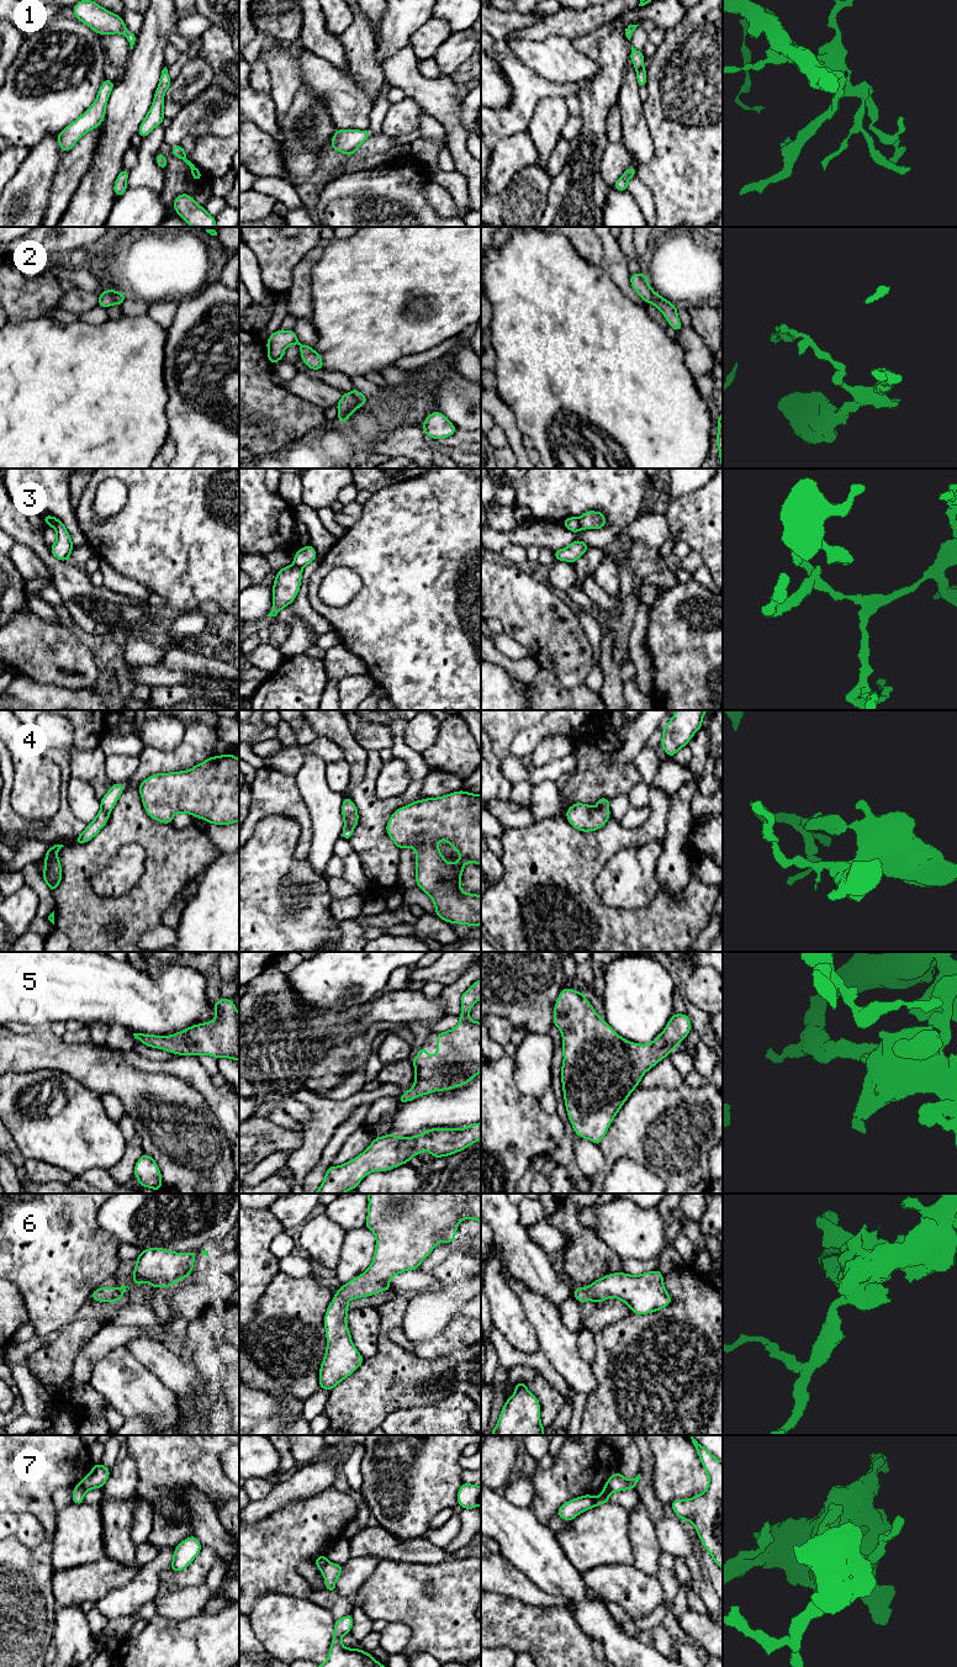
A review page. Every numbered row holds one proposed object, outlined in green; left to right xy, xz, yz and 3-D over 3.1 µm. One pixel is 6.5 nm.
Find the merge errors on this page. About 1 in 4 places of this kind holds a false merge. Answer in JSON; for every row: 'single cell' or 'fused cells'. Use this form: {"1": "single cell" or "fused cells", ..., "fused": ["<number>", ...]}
{"1": "single cell", "2": "fused cells", "3": "fused cells", "4": "single cell", "5": "single cell", "6": "single cell", "7": "fused cells", "fused": ["2", "3", "7"]}

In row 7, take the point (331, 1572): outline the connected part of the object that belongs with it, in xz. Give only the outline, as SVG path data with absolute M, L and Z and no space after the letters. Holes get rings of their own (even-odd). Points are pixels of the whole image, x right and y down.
M329 1561L323 1567L319 1568L319 1571L324 1577L327 1591L335 1593L335 1581L340 1576L342 1570L343 1565L335 1565Z

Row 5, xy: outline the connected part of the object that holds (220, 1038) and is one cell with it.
M220 999L213 1004L217 1014L211 1022L199 1023L175 1034L133 1033L143 1044L178 1055L207 1054L216 1059L231 1058L239 1062L239 1014L233 1000Z

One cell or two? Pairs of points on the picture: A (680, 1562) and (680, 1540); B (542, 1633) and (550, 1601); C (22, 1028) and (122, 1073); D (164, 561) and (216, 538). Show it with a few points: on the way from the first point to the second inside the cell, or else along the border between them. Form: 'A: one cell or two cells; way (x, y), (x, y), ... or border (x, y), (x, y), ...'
A: two cells; border (676, 1556), (685, 1559)
B: two cells; border (521, 1601), (538, 1607), (567, 1607)
C: two cells; border (40, 1028), (27, 1033), (12, 1032)
D: one cell; way (176, 549), (188, 538), (204, 538)

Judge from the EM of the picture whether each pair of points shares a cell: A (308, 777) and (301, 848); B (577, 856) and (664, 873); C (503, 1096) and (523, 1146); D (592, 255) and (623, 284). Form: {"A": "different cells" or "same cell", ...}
{"A": "different cells", "B": "different cells", "C": "same cell", "D": "different cells"}

